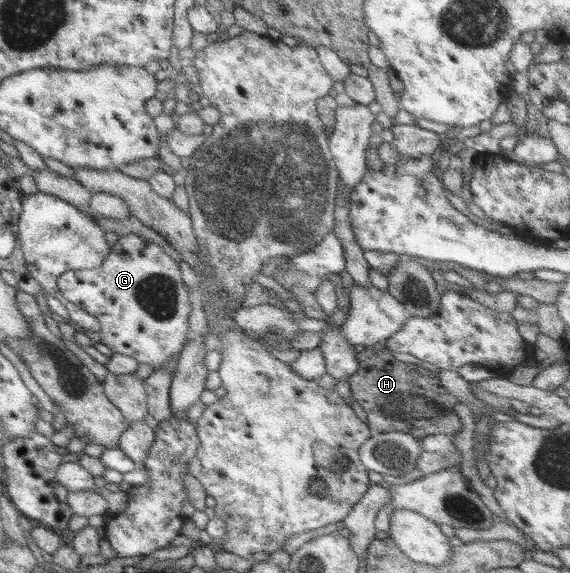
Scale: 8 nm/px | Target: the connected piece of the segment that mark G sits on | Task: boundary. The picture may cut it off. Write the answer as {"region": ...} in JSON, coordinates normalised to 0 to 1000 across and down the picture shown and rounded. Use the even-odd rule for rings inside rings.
{"region":[[[237,408],[207,412],[193,428],[191,442],[163,469],[118,471],[98,490],[100,508],[121,529],[142,536],[160,548],[175,567],[174,595],[196,616],[233,623],[240,634],[261,637],[265,644],[288,640],[309,627],[318,607],[335,585],[328,551],[332,550],[332,511],[318,490],[314,461],[286,440],[286,433],[256,422]]]}

